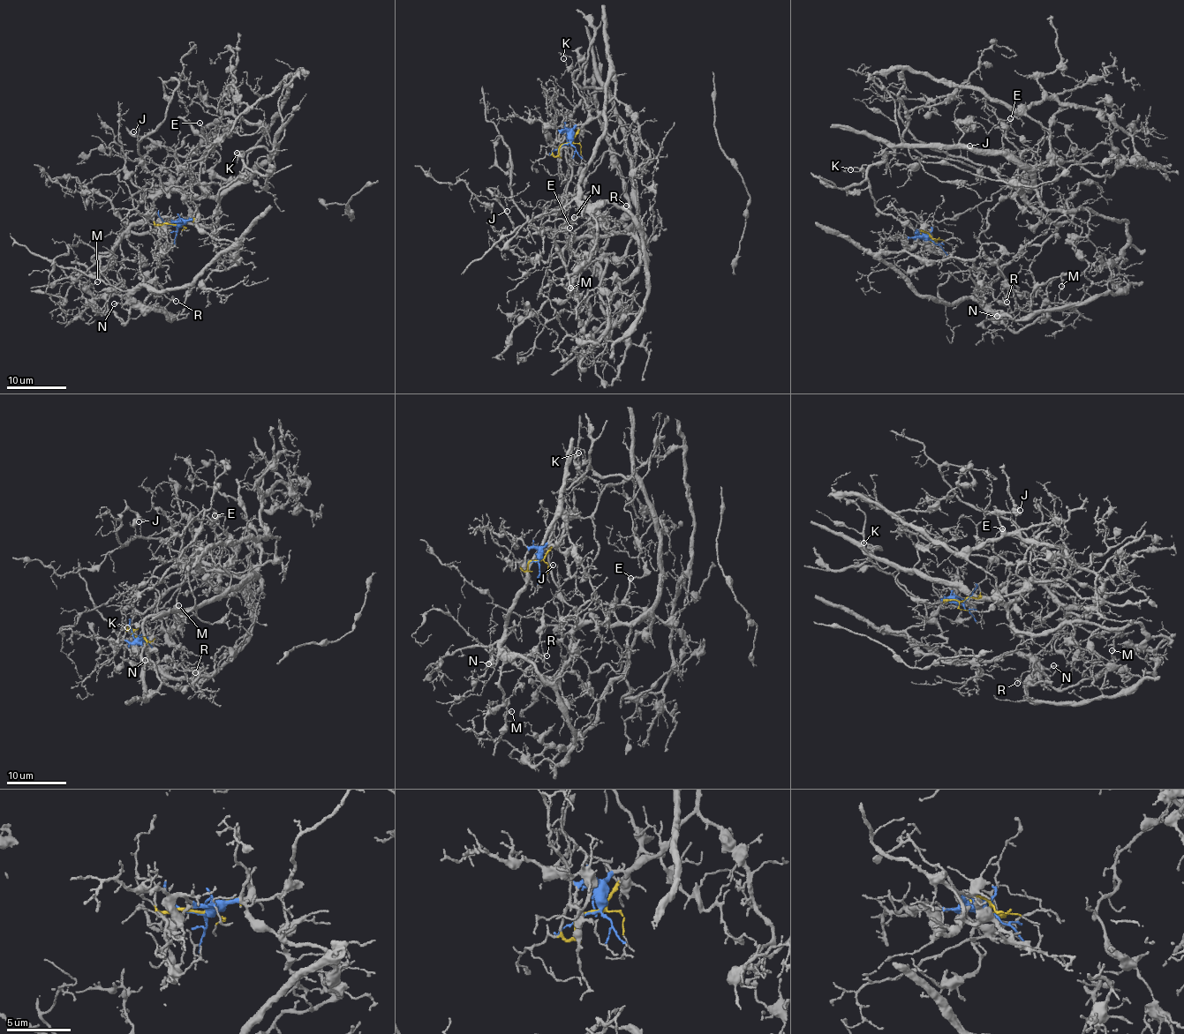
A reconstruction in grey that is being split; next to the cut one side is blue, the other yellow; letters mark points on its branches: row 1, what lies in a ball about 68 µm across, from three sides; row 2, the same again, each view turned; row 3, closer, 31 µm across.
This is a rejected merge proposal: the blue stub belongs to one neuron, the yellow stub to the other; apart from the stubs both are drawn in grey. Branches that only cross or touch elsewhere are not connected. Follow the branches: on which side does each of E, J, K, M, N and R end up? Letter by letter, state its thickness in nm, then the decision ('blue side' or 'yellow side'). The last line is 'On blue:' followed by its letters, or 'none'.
E: 140 nm thick; yellow side
J: 110 nm thick; yellow side
K: 110 nm thick; yellow side
M: 140 nm thick; blue side
N: 170 nm thick; blue side
R: 160 nm thick; blue side
On blue: M, N, R

